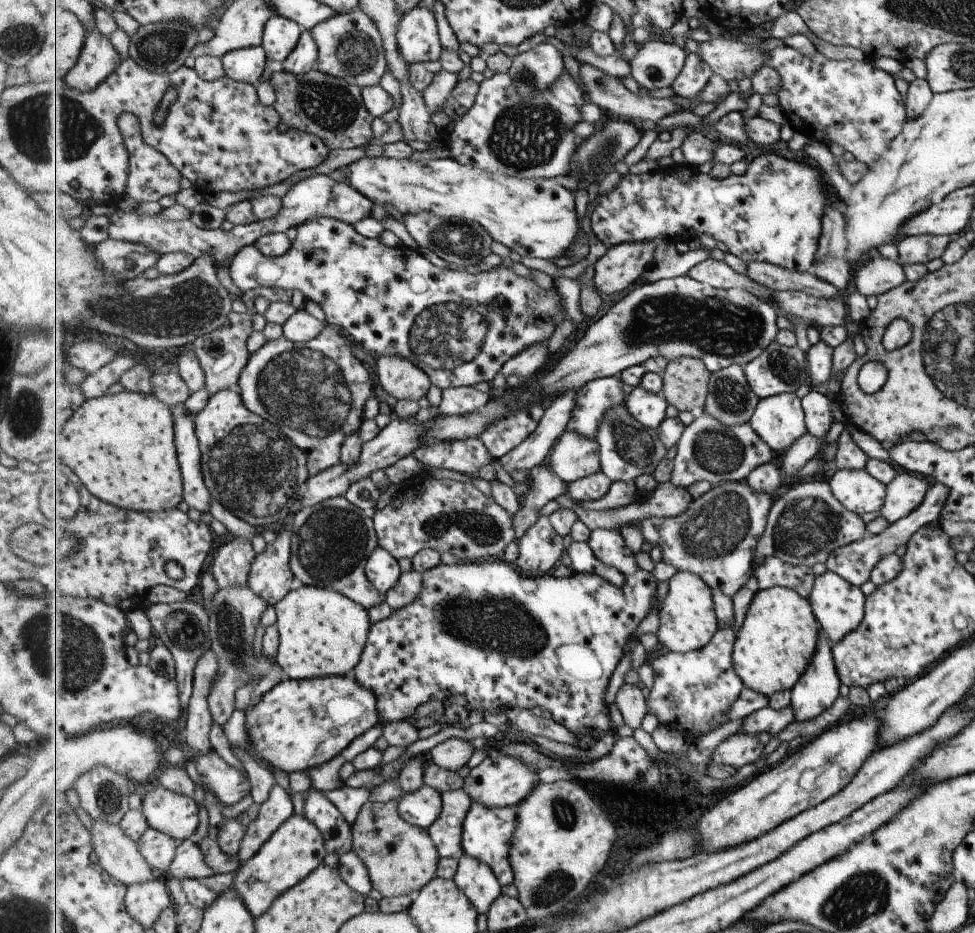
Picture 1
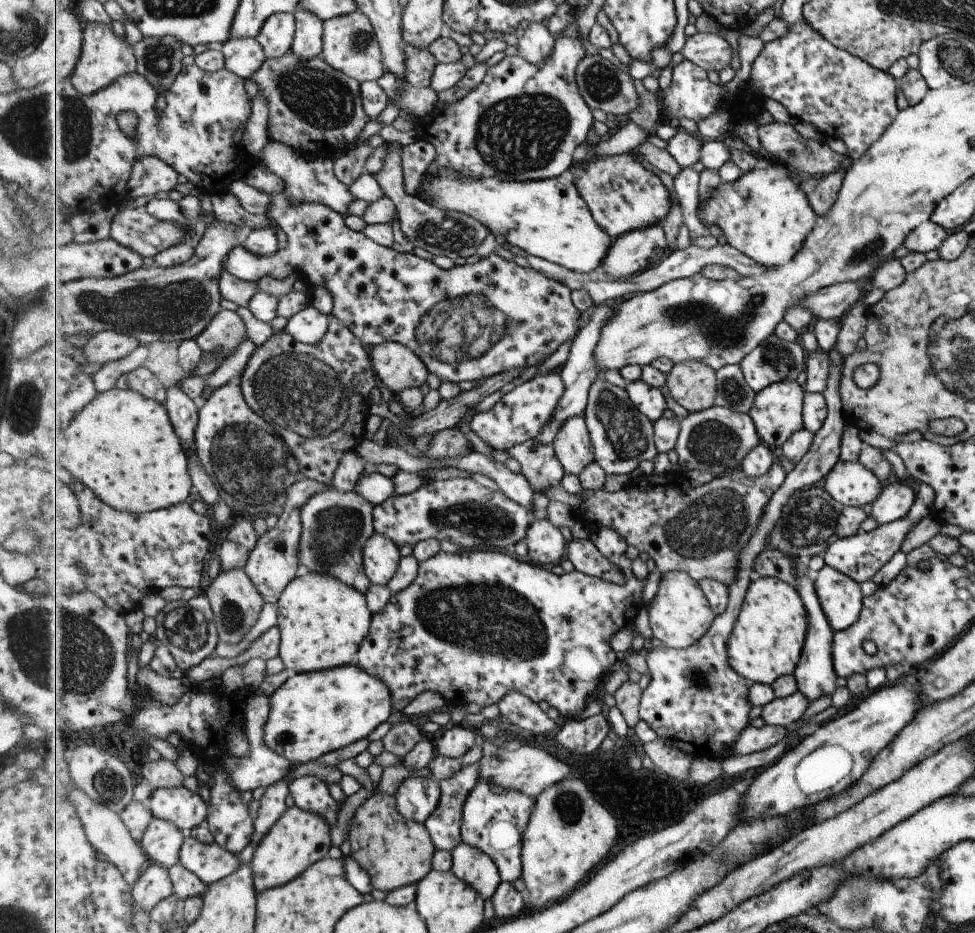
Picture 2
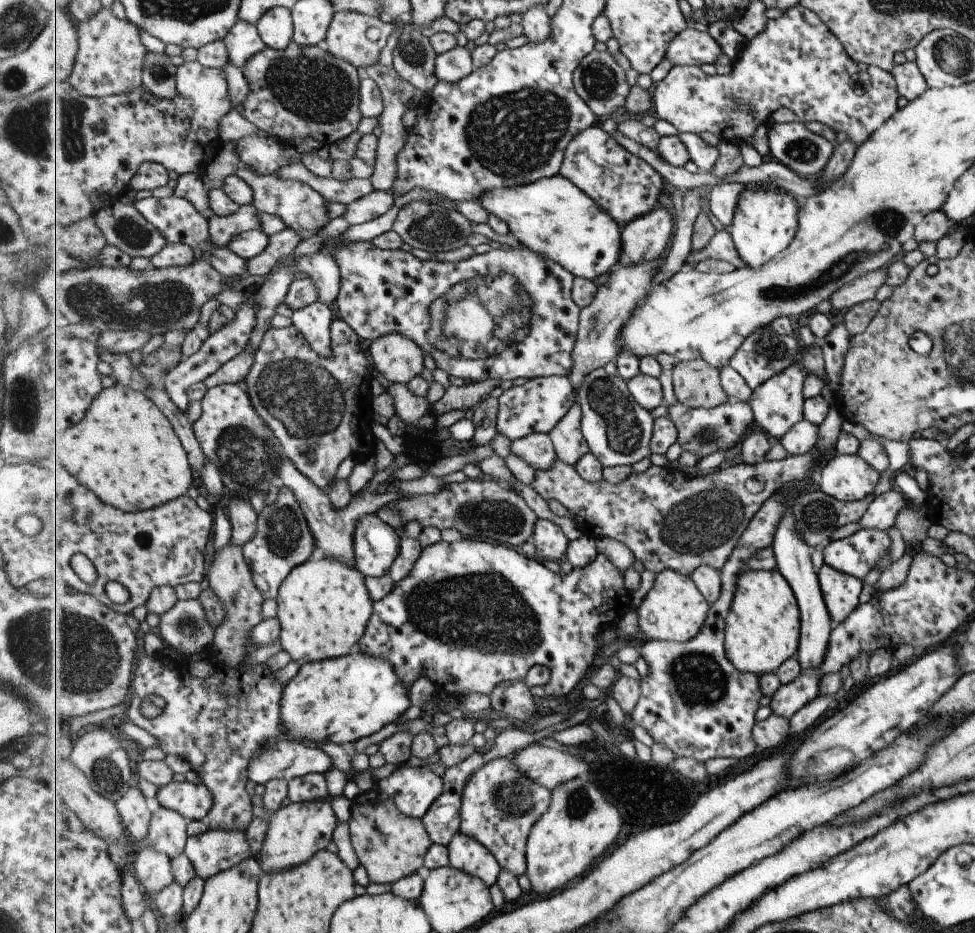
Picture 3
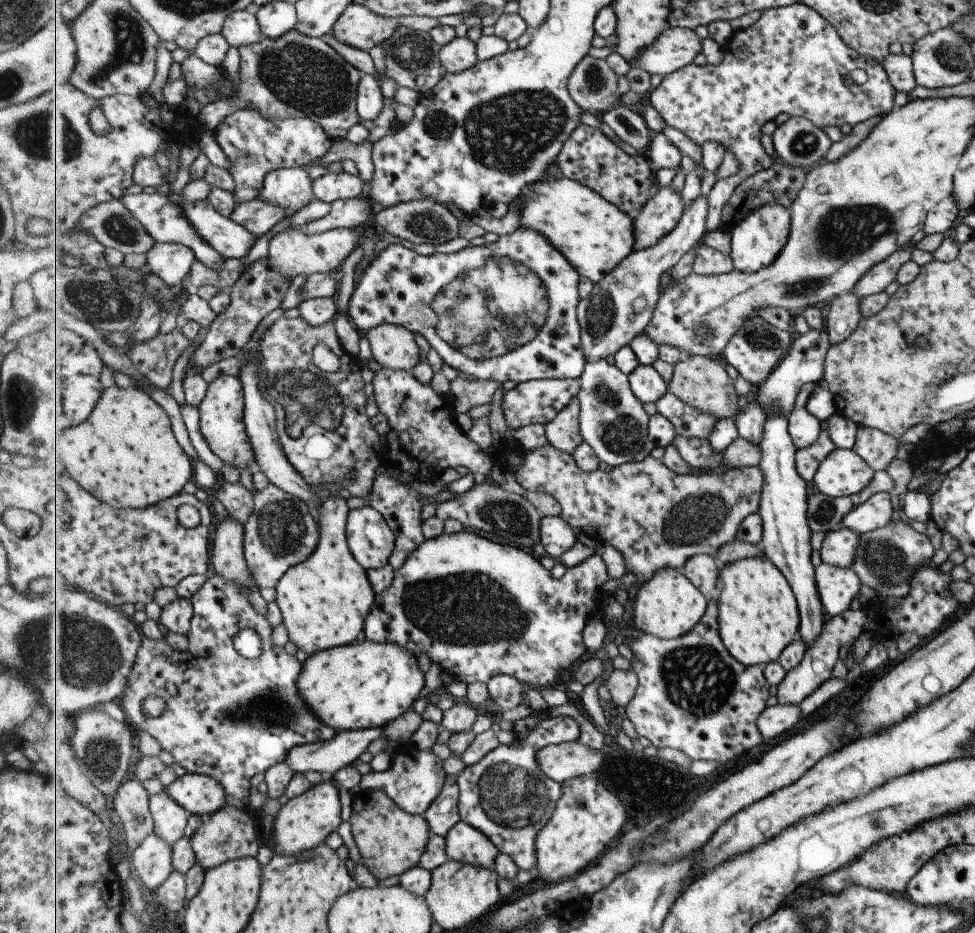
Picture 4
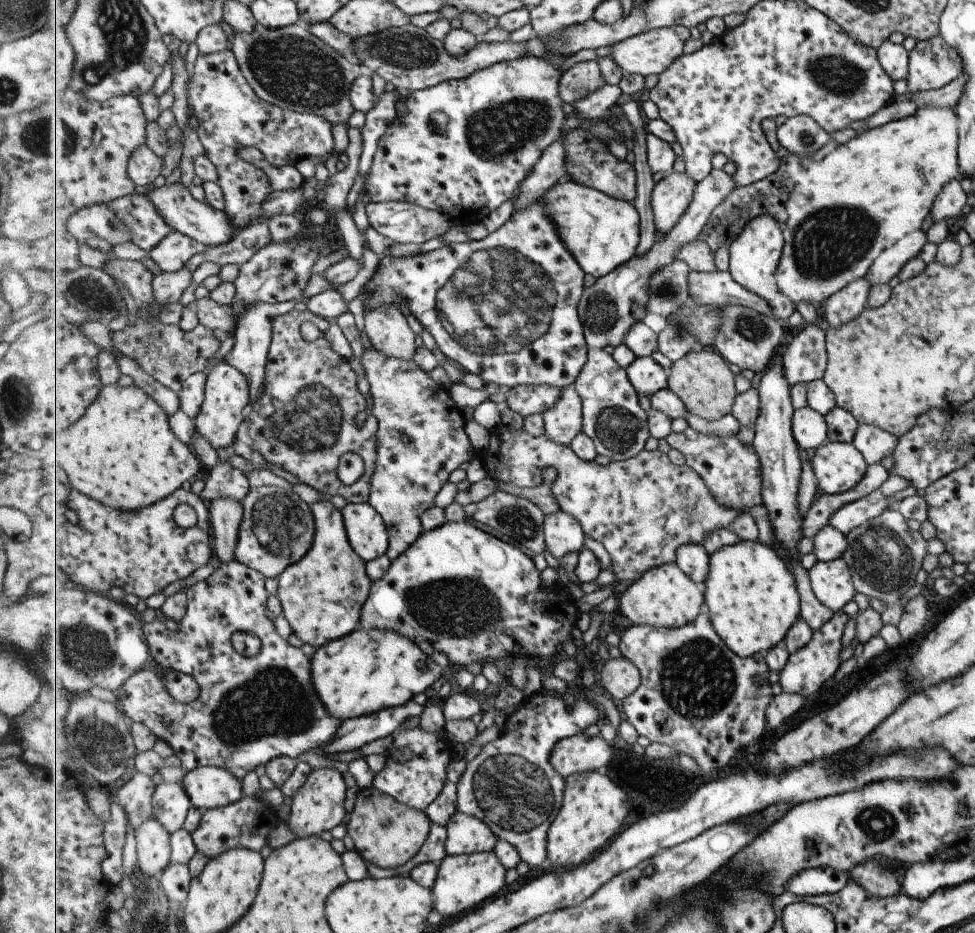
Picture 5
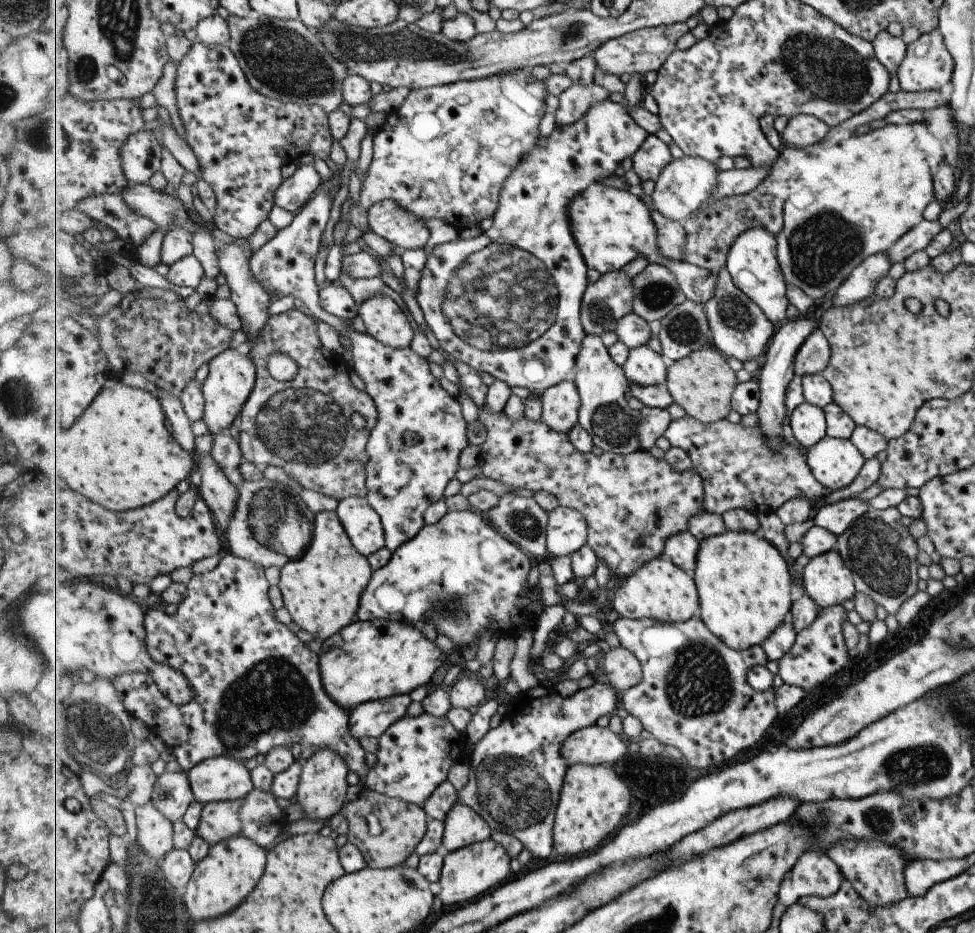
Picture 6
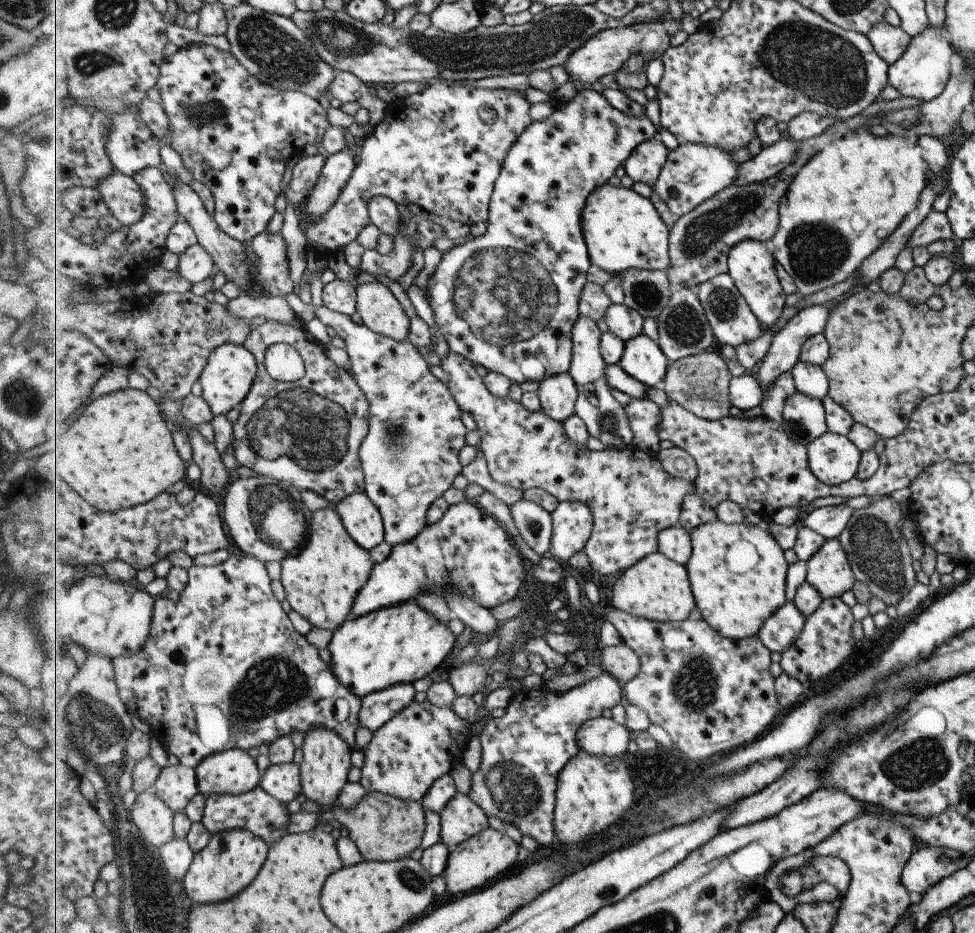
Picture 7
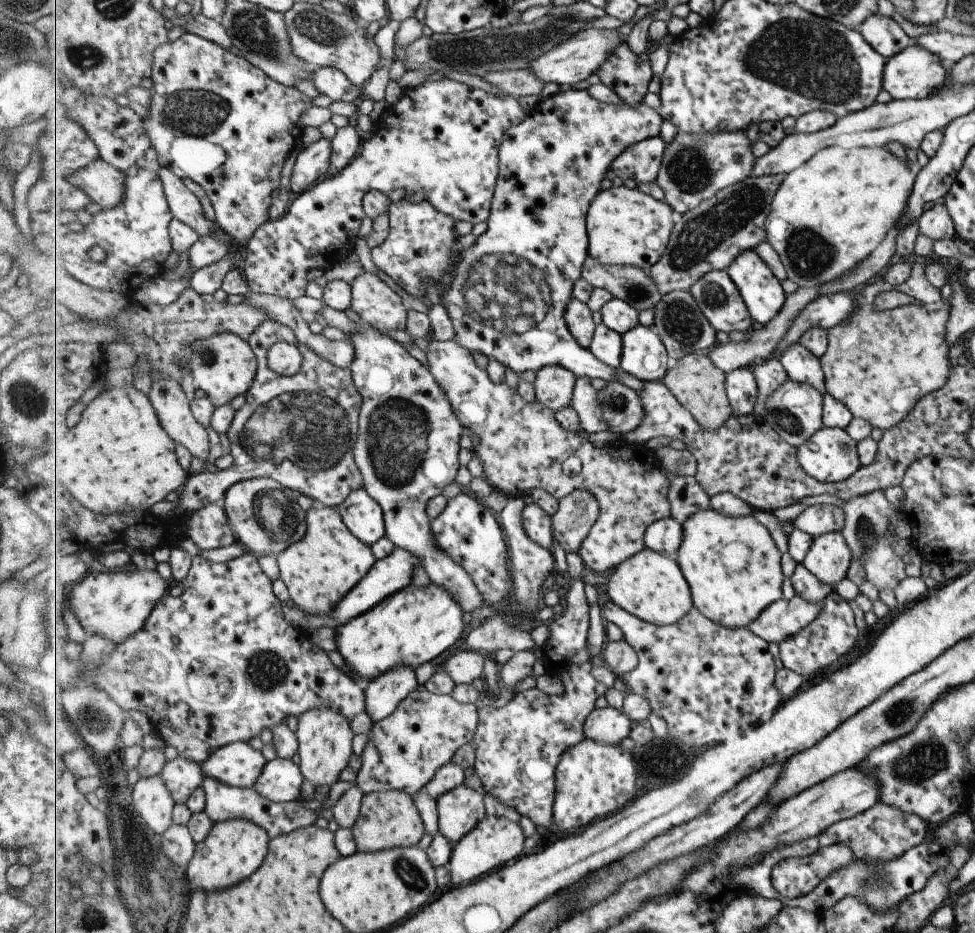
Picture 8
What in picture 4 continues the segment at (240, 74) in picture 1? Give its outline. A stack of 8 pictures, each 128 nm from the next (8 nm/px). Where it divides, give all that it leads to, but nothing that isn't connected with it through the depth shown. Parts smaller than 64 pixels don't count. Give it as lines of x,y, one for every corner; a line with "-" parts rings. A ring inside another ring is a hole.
251,9
234,12
229,16
222,33
229,44
236,49
259,44
265,37
260,21

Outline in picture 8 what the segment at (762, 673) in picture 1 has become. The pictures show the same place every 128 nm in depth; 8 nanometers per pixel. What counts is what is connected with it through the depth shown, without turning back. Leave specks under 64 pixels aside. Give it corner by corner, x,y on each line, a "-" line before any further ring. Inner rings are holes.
713,507
701,509
697,514
689,516
682,524
685,540
679,550
678,563
684,570
692,589
694,606
701,609
709,620
715,624
725,625
731,630
748,628
764,610
783,598
783,580
785,573
782,566
782,552
765,526
754,515
744,517
725,516

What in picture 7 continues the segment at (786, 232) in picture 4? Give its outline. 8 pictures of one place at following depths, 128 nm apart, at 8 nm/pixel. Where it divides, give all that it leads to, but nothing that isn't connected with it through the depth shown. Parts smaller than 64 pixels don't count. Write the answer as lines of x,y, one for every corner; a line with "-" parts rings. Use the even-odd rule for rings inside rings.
743,240
733,247
728,258
729,273
736,281
736,285
749,302
753,312
760,318
765,326
773,326
785,308
787,293
781,284
777,272
777,260
773,254
759,240

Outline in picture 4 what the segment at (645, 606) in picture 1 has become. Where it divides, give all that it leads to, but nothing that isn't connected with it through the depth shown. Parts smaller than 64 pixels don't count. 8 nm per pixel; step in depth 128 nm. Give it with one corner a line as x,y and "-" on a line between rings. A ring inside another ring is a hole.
466,530
461,534
444,533
438,538
426,540
405,562
405,566
400,571
394,570
393,586
377,595
375,606
372,608
372,614
368,616
365,623
363,638
379,644
400,644
401,648
409,650
411,654
419,656
423,653
434,663
440,666
441,671
447,672
453,676
453,680
461,680
466,685
476,682
489,684
493,676
506,674
518,678
525,686
533,689
545,689
555,687
556,682
560,680
559,672
566,669
573,670
579,658
585,654
588,646
583,644
583,630
588,621
595,617
595,614
601,609
601,602
604,598
601,593
601,585
609,580
607,575
607,566
605,560
601,558
600,553
596,552
591,558
581,564
568,569
561,579
555,579
549,573
547,568
541,566
539,557
531,550
526,550
517,546
501,546
499,539
488,537
482,533

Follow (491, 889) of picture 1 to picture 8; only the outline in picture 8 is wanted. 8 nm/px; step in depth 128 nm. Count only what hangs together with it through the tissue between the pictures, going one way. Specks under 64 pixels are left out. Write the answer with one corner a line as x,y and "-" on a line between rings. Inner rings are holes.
463,783
437,800
440,833
454,844
483,822
486,813
485,796

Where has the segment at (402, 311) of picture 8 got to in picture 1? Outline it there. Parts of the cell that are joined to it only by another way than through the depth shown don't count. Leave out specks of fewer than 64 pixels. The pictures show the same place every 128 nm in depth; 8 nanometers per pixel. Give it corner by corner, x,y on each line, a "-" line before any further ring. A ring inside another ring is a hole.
401,356
377,357
375,373
382,388
397,401
418,402
431,388
429,376
417,364

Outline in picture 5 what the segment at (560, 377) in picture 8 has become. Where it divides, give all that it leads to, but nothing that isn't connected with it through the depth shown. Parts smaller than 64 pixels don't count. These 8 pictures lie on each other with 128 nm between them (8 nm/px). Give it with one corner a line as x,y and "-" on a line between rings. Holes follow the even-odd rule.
575,385
563,387
561,400
544,412
547,436
557,441
557,444
570,444
583,430
584,403

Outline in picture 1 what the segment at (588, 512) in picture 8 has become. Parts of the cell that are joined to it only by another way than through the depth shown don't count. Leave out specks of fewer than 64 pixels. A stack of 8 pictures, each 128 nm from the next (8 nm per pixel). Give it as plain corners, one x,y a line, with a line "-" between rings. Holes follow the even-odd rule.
540,516
535,526
532,526
520,540
520,556
515,562
525,576
545,576
561,562
563,552
568,552
569,540
553,527
549,516

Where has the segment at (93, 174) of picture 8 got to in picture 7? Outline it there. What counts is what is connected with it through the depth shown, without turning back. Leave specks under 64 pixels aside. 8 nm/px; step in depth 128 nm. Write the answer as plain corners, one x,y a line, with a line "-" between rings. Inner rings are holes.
115,171
98,188
113,215
125,226
133,226
149,212
148,197
132,176

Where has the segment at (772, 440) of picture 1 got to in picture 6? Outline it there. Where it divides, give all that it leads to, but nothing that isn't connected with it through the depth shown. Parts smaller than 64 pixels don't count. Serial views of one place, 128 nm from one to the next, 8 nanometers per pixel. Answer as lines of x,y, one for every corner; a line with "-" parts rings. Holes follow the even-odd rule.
814,330
796,356
796,376
819,374
828,363
829,348
823,333

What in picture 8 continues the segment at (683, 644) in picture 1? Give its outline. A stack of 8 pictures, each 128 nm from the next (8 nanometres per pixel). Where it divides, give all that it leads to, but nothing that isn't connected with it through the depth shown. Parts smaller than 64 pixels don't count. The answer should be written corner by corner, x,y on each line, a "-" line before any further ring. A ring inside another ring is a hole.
647,548
613,571
607,597
627,612
656,625
680,623
694,607
692,589
678,561

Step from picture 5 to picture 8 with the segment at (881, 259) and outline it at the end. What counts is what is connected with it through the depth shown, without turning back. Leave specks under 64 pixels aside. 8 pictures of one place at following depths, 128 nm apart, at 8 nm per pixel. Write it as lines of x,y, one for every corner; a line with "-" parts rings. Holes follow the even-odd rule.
935,204
925,210
916,220
918,235
926,236
932,241
954,239
954,228
943,204

